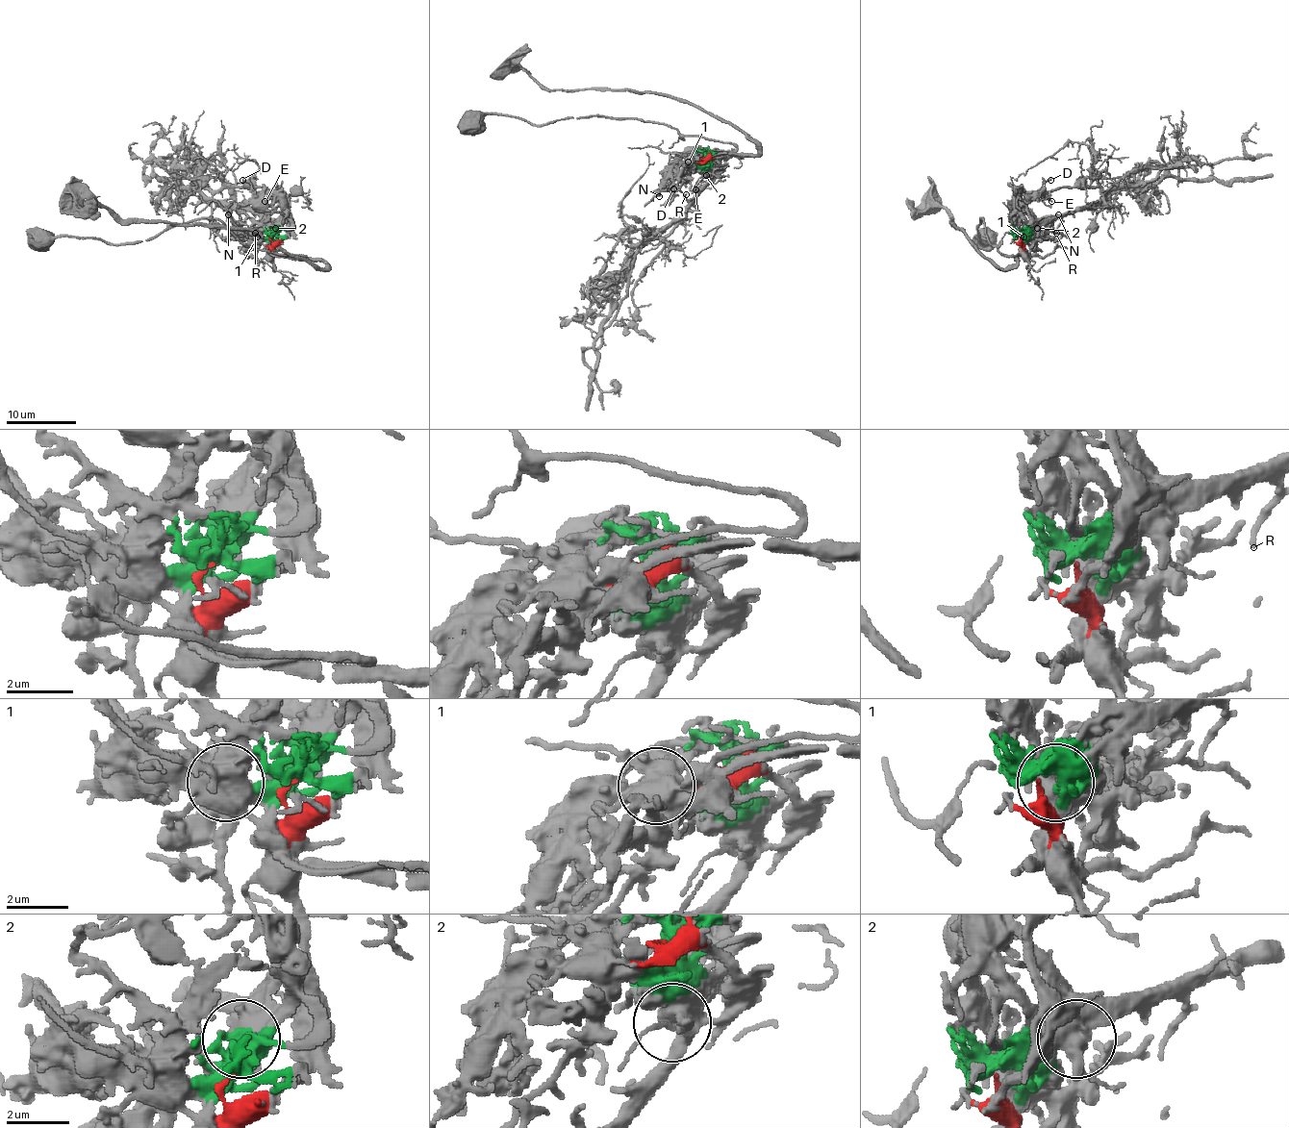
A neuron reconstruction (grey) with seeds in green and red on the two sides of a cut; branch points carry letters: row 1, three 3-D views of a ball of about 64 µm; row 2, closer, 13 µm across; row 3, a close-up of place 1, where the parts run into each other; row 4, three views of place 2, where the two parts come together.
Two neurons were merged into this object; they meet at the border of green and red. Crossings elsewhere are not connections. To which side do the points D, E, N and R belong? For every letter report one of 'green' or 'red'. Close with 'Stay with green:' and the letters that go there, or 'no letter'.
D: green
E: green
N: green
R: green
Stay with green: D, E, N, R

